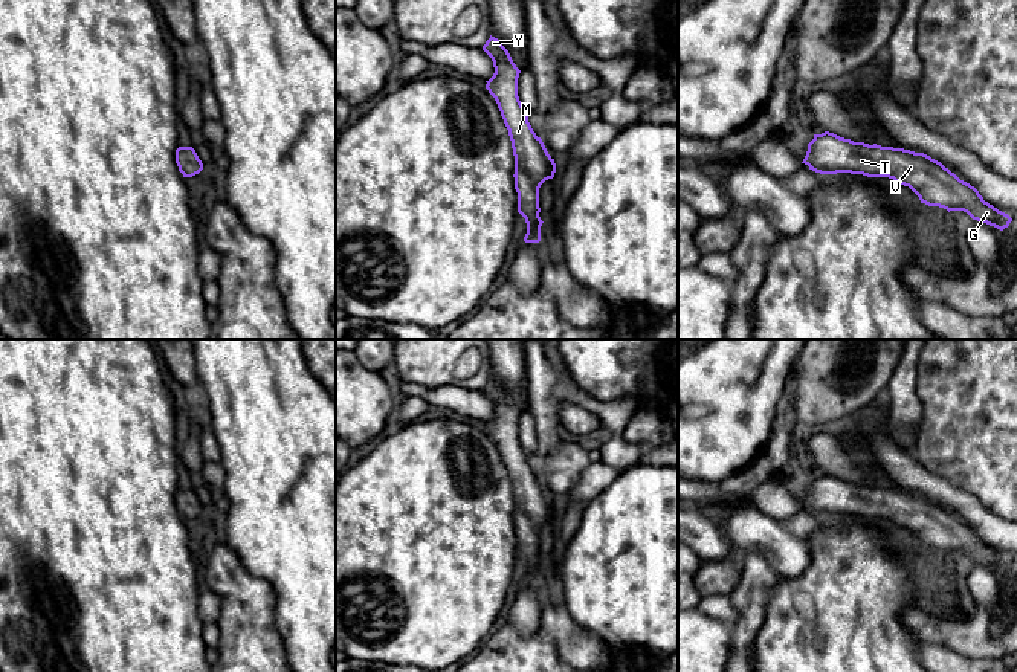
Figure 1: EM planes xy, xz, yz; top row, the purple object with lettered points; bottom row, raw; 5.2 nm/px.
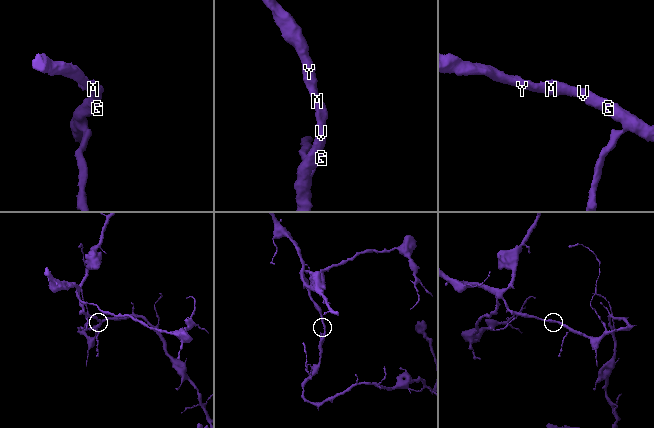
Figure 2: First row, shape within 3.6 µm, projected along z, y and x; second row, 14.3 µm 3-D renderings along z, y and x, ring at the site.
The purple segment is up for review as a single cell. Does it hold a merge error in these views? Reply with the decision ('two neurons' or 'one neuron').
one neuron

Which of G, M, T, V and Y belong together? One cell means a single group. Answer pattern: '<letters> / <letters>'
G M T V Y

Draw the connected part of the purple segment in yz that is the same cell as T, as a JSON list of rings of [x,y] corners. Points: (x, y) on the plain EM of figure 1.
[[[825,473],[814,477],[802,506],[820,516],[851,515],[893,521],[909,528],[921,545],[948,554],[964,553],[973,562],[1000,573],[1012,564],[1008,556],[985,544],[974,528],[924,495],[854,484]]]

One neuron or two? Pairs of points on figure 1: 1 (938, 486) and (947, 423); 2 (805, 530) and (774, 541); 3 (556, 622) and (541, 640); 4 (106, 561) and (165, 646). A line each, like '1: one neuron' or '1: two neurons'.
1: two neurons
2: two neurons
3: two neurons
4: one neuron

